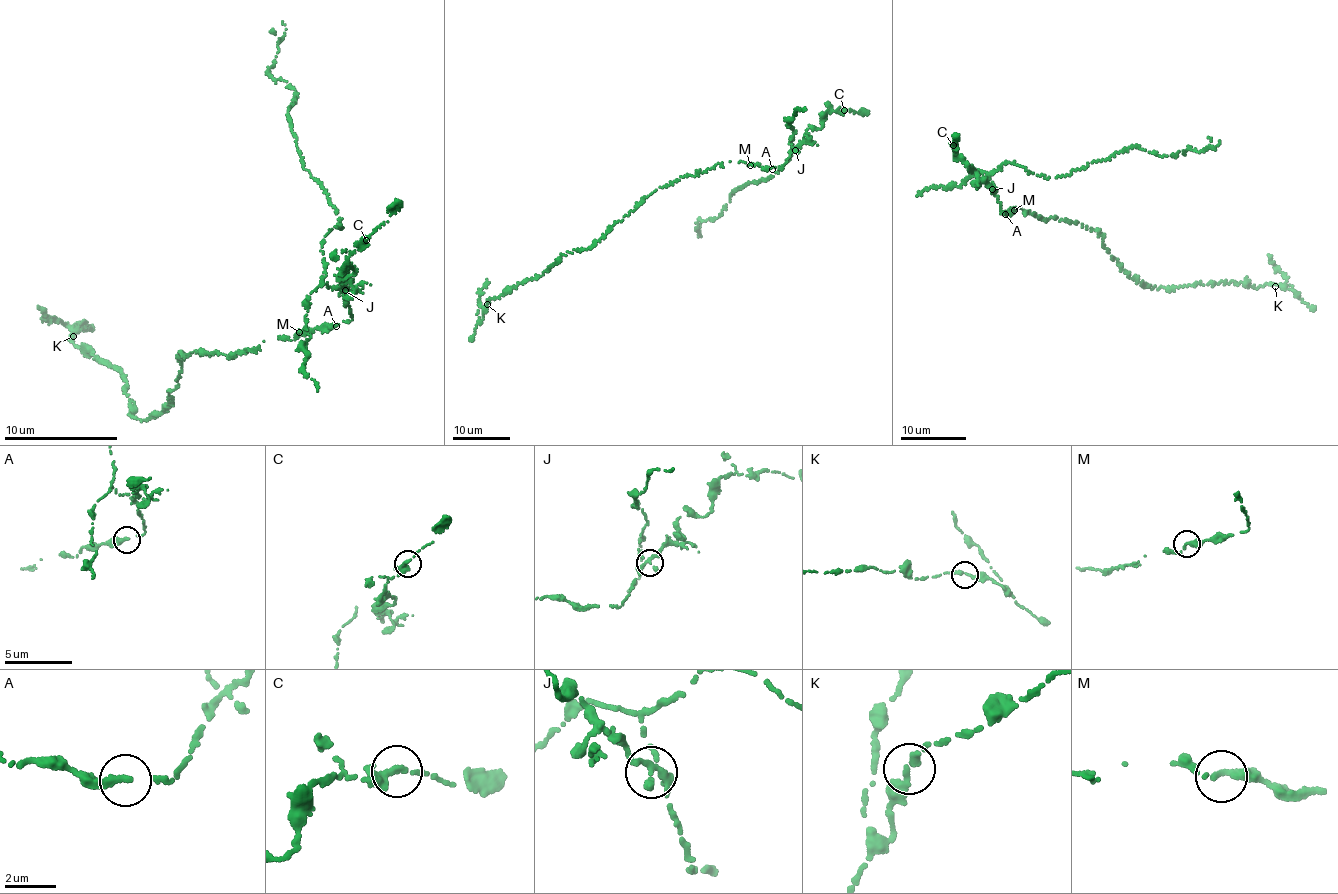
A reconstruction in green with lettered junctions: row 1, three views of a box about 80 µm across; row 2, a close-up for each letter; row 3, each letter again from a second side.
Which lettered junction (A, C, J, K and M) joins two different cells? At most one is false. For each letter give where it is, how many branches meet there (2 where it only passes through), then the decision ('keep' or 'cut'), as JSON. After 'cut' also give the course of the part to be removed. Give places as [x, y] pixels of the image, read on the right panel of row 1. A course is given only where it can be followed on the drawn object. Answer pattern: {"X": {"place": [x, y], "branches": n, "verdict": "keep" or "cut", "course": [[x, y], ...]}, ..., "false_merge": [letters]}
{"A": {"place": [1005, 214], "branches": 2, "verdict": "keep"}, "C": {"place": [953, 145], "branches": 3, "verdict": "keep"}, "J": {"place": [992, 189], "branches": 3, "verdict": "cut", "course": [[991, 189], [989, 175], [1007, 162], [1040, 176], [1059, 178], [1133, 146], [1165, 157], [1202, 151], [1220, 142]]}, "K": {"place": [1275, 286], "branches": 2, "verdict": "keep"}, "M": {"place": [1014, 210], "branches": 2, "verdict": "keep"}, "false_merge": ["J"]}

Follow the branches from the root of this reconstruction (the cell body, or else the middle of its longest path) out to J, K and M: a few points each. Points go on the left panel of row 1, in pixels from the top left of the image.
J: (239, 352), (251, 351), (264, 341), (291, 340), (300, 332), (327, 332), (346, 322), (352, 315), (345, 290)
K: (239, 352), (181, 353), (170, 407), (143, 420), (131, 414), (123, 374), (75, 347), (73, 336)
M: (239, 352), (251, 351), (264, 341), (281, 337), (291, 340), (299, 332)

